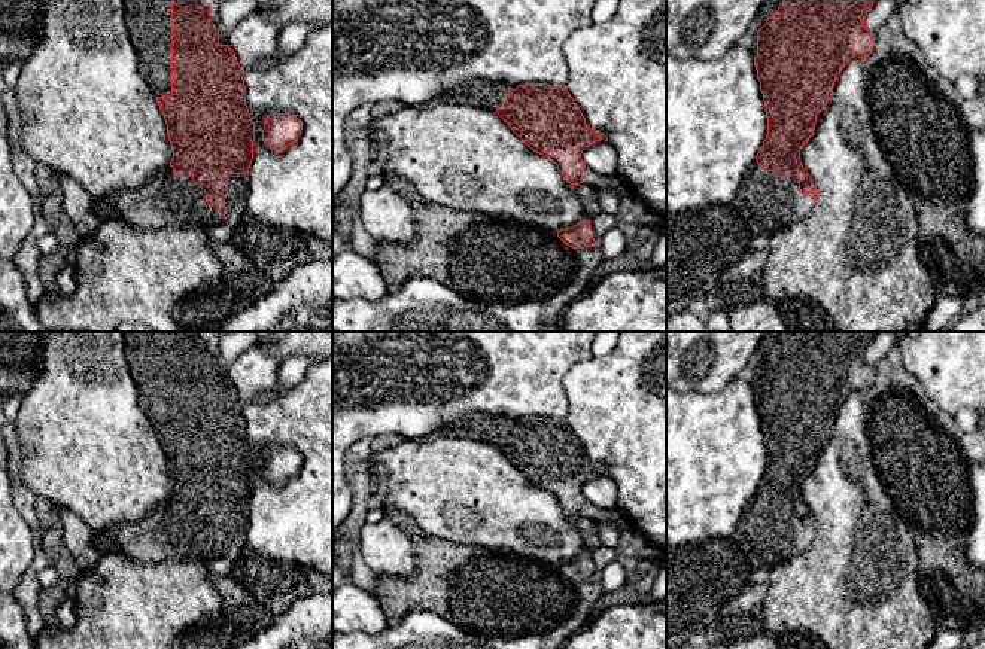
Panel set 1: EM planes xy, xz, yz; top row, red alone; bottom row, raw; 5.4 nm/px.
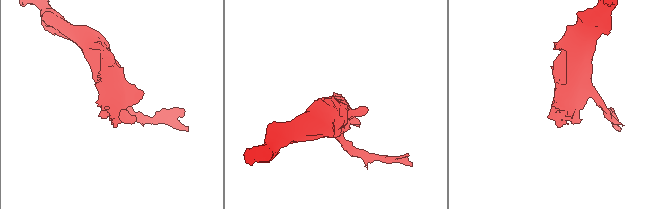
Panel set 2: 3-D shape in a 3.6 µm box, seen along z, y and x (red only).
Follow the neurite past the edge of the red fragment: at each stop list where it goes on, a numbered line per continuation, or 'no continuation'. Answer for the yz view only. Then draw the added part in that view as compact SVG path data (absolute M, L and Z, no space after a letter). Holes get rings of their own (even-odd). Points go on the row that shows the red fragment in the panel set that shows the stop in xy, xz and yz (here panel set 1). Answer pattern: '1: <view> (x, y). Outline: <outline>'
1: yz (771, 6). Outline: M766 0L760 12L757 13L754 22L750 25L747 33L739 39L739 45L745 46L753 57L757 55L757 31L766 24L767 18L772 16L782 0Z
2: yz (766, 203). Outline: M754 161L732 204L753 235L773 235L806 217L815 202L800 192L797 176L776 177Z

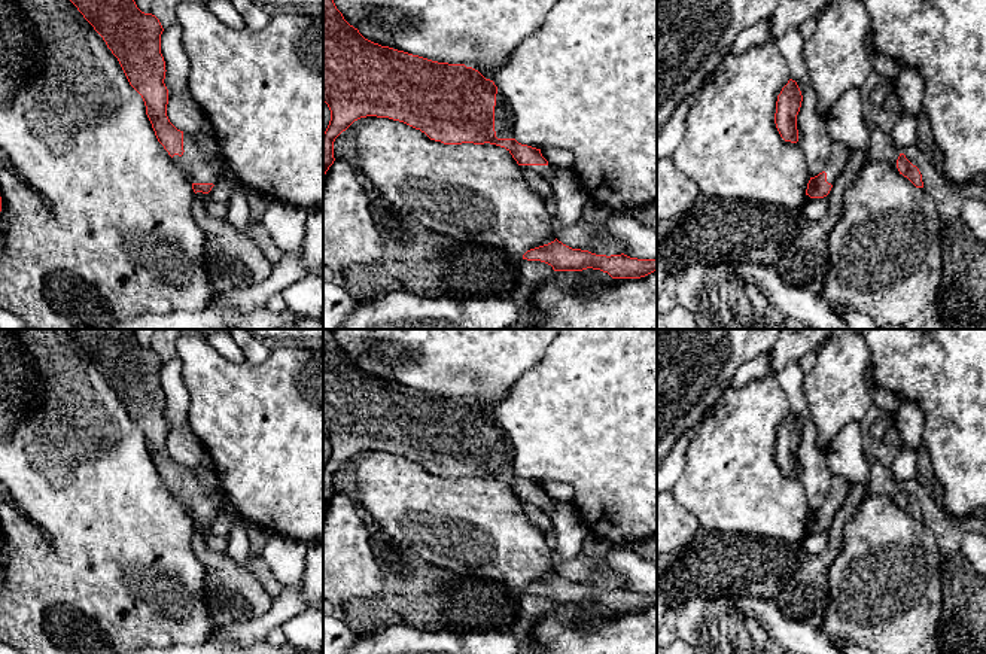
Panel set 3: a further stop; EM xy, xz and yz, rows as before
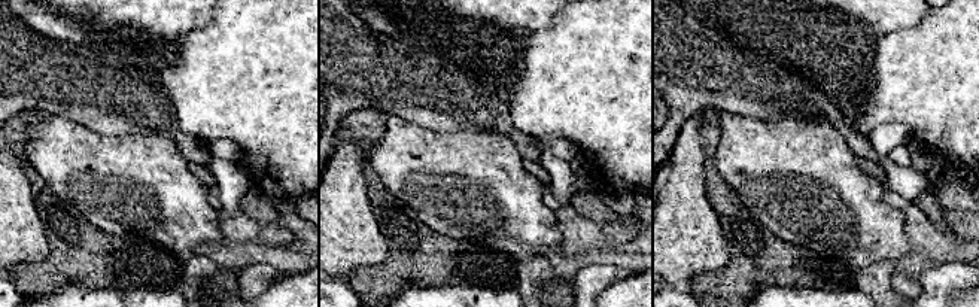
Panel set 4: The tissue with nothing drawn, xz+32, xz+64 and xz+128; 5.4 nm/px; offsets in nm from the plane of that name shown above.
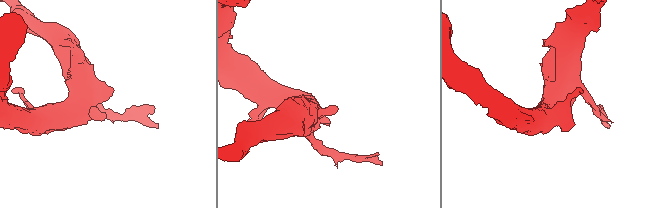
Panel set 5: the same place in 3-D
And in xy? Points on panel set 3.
1: xy (192, 163). Outline: M183 133L183 155L174 155L174 164L186 174L191 183L213 183L220 180L219 171L206 159L204 153L192 139Z

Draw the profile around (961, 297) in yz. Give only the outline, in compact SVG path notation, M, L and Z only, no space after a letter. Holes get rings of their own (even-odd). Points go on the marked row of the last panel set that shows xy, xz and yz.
M917 143L906 147L906 158L919 168L923 191L935 203L941 222L943 276L937 289L934 308L937 317L947 323L986 323L986 243L980 241L964 223L959 222L961 207L968 198L983 200L986 186L970 180L950 182Z

